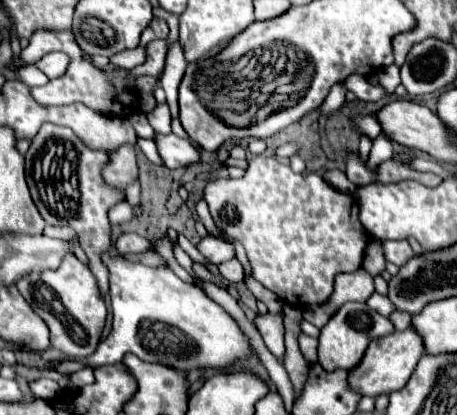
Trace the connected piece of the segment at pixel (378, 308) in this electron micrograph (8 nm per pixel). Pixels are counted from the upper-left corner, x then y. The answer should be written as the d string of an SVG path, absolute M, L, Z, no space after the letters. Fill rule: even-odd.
M373 292L373 296L367 300L367 306L371 306L371 310L375 310L375 312L381 312L383 316L389 316L395 310L393 304L389 302L389 298L381 296L377 292Z

